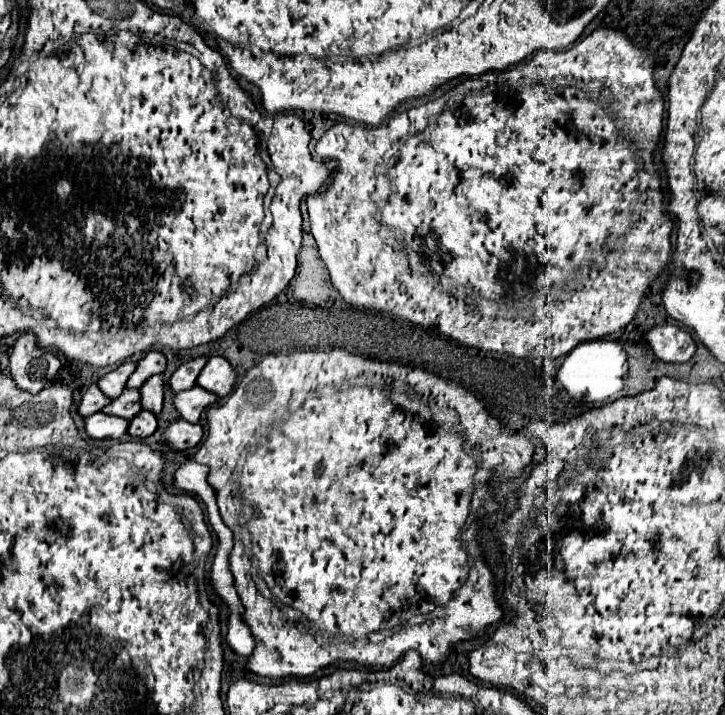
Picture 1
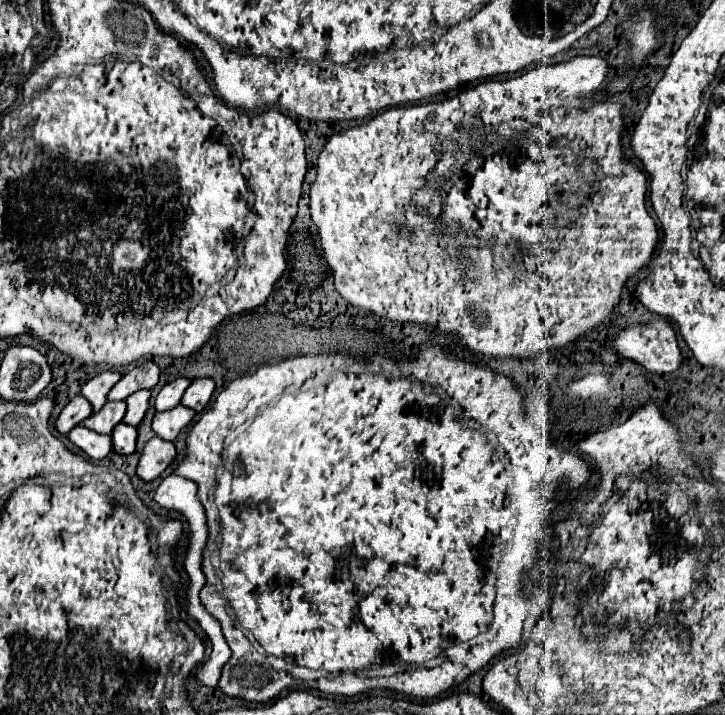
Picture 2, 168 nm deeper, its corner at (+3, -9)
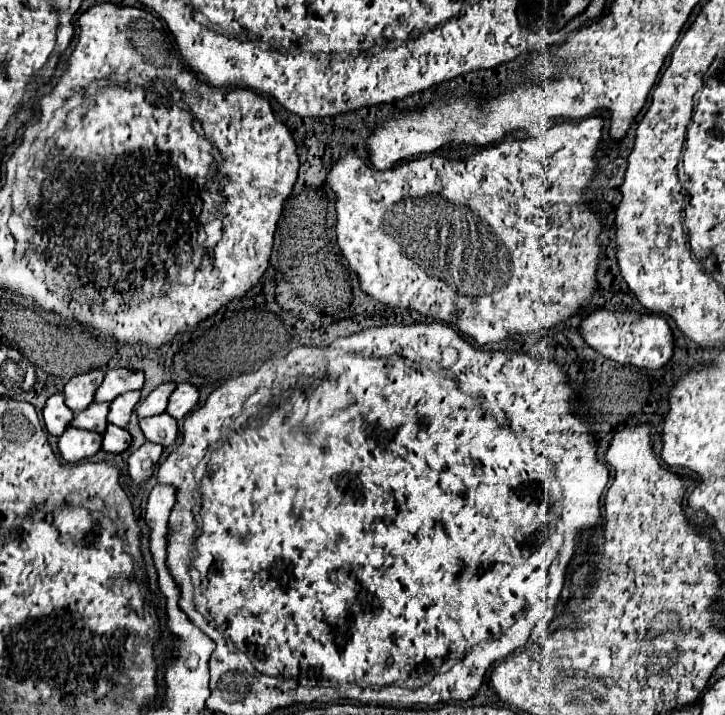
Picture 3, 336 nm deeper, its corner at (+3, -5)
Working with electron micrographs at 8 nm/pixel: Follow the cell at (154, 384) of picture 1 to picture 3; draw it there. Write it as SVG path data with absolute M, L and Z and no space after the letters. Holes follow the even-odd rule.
M125 392L121 396L117 396L113 402L111 402L111 410L109 410L109 422L115 424L115 426L121 426L125 428L129 418L131 418L131 412L135 408L135 404L139 402L141 394L139 392Z

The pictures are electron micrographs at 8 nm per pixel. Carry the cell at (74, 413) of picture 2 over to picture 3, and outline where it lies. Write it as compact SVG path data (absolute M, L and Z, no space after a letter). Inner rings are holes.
M61 394L47 398L47 404L43 408L43 420L51 436L61 436L65 432L65 428L73 420L73 412L65 406L65 400Z

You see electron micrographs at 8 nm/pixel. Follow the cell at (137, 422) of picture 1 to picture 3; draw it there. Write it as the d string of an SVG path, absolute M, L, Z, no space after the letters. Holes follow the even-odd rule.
M113 424L107 426L107 430L103 434L103 444L101 444L101 448L105 452L117 454L117 452L127 450L129 444L131 444L131 434L125 428L119 428L119 426L113 426Z

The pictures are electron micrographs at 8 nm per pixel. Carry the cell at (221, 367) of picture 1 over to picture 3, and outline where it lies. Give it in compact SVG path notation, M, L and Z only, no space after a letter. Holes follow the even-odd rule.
M177 384L177 388L173 390L173 394L169 396L169 404L167 404L167 414L173 416L175 420L181 420L185 414L189 414L199 400L199 392L195 386L191 384Z

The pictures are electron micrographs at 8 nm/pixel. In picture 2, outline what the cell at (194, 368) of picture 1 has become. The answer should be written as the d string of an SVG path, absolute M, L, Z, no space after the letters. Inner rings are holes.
M175 378L173 382L169 382L169 384L157 394L157 398L155 398L155 408L157 408L157 412L175 408L175 406L181 402L183 392L189 388L191 382L193 382L191 378Z

